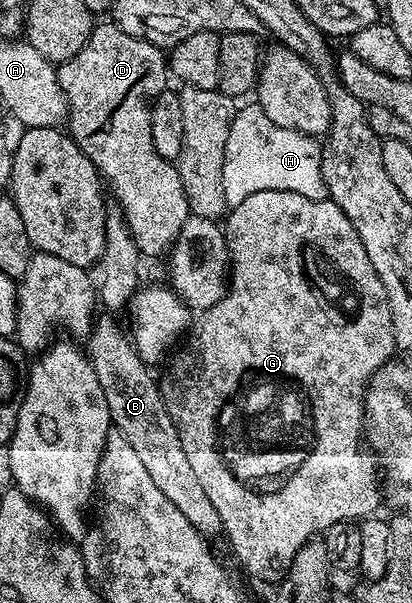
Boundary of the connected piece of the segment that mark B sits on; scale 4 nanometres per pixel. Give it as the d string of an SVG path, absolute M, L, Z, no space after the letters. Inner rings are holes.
M99 314L88 336L88 358L92 369L96 369L100 389L104 389L104 401L108 401L113 430L128 440L153 483L162 490L164 497L168 497L168 501L172 501L172 505L176 505L176 509L180 509L180 513L184 513L184 517L188 517L188 521L192 521L201 535L221 536L220 513L216 513L212 501L208 501L196 472L192 465L188 465L188 457L184 457L184 445L180 445L180 433L176 433L176 425L172 425L172 417L168 417L159 380L150 376L151 368L138 356L133 338L114 319L117 318L113 314Z

